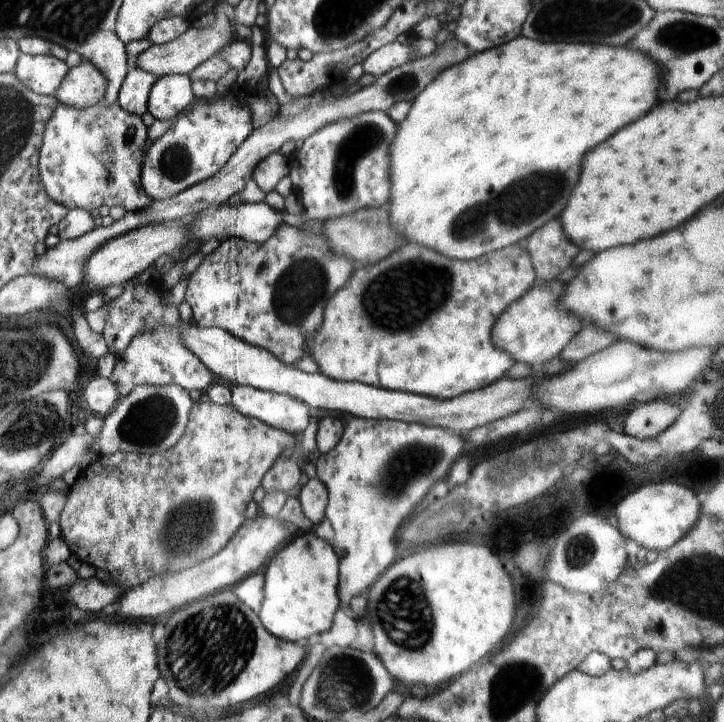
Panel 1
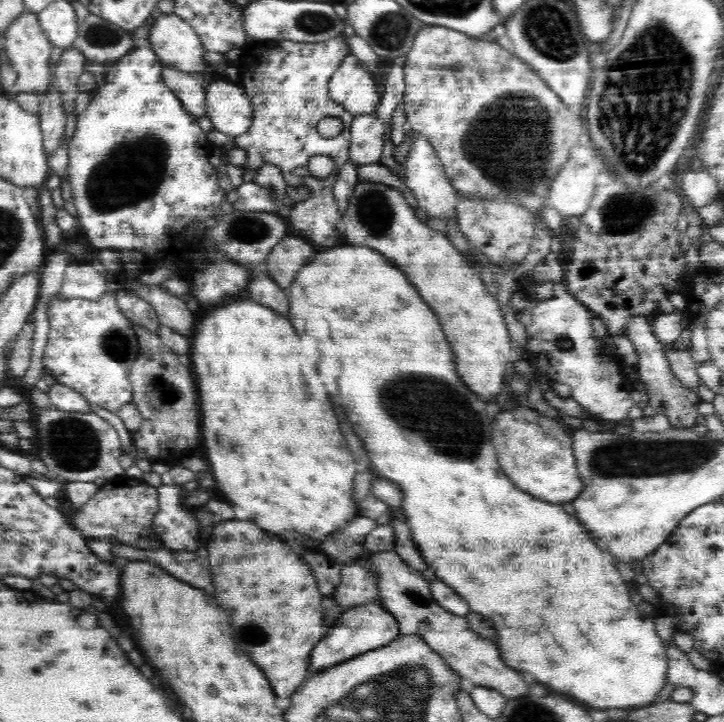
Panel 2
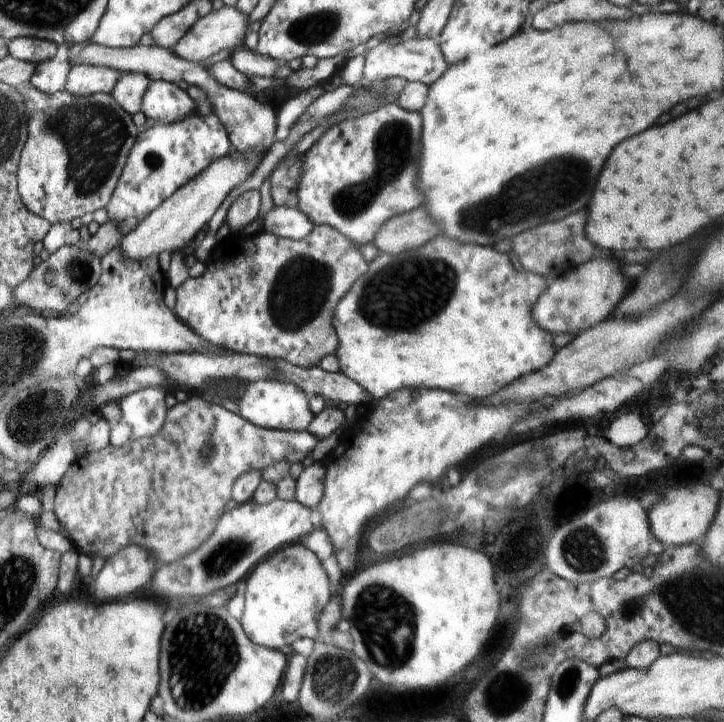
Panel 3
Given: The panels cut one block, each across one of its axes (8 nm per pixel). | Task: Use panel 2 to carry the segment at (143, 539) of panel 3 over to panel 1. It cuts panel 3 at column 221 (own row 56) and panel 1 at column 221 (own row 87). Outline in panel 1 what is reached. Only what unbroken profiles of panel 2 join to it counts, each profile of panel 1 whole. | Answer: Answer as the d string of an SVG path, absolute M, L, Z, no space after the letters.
M193 402L185 432L182 434L177 444L173 448L162 453L157 453L151 456L145 456L135 453L116 452L109 456L101 456L95 461L91 461L88 465L82 468L76 482L69 486L67 490L66 506L62 510L59 517L61 537L68 544L70 553L73 558L76 558L80 565L90 564L93 568L108 571L112 580L116 580L116 584L122 588L136 587L142 582L147 582L150 578L164 573L178 572L184 568L190 568L196 562L202 562L204 558L210 558L220 551L222 546L225 546L236 530L240 528L245 519L245 511L247 504L253 500L253 493L258 486L261 486L261 481L269 472L269 469L274 465L274 462L287 450L292 449L298 442L297 435L288 433L287 431L267 426L260 420L252 419L242 414L239 414L230 404L218 405L212 402Z

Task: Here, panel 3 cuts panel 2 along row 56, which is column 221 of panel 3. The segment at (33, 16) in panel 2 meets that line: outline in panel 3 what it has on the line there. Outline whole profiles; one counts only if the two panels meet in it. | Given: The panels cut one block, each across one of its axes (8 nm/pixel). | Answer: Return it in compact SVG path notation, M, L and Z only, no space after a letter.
M224 5L219 10L213 10L198 19L193 27L173 46L172 52L184 60L204 63L206 58L214 56L220 50L230 48L234 51L244 45L248 28L248 17L245 14L242 14L236 7Z

